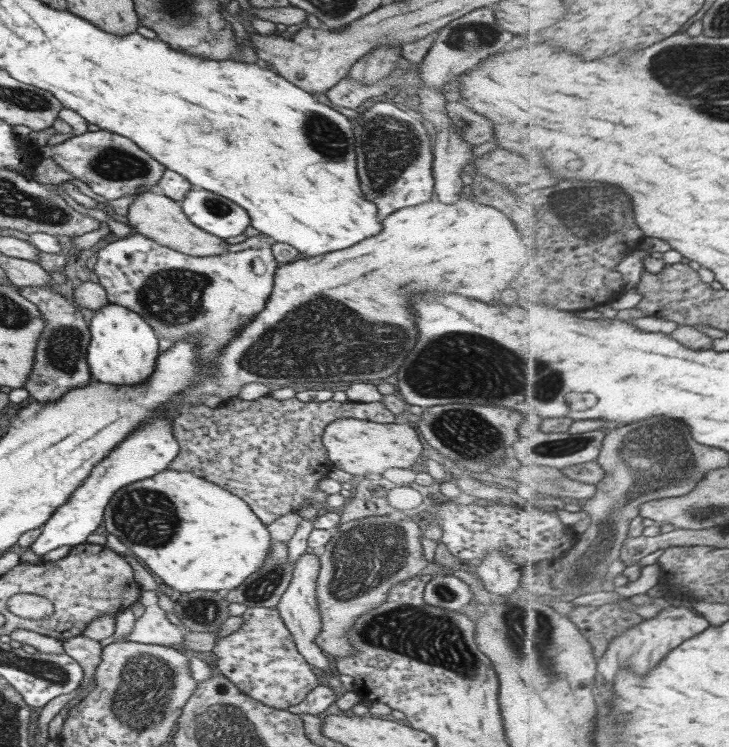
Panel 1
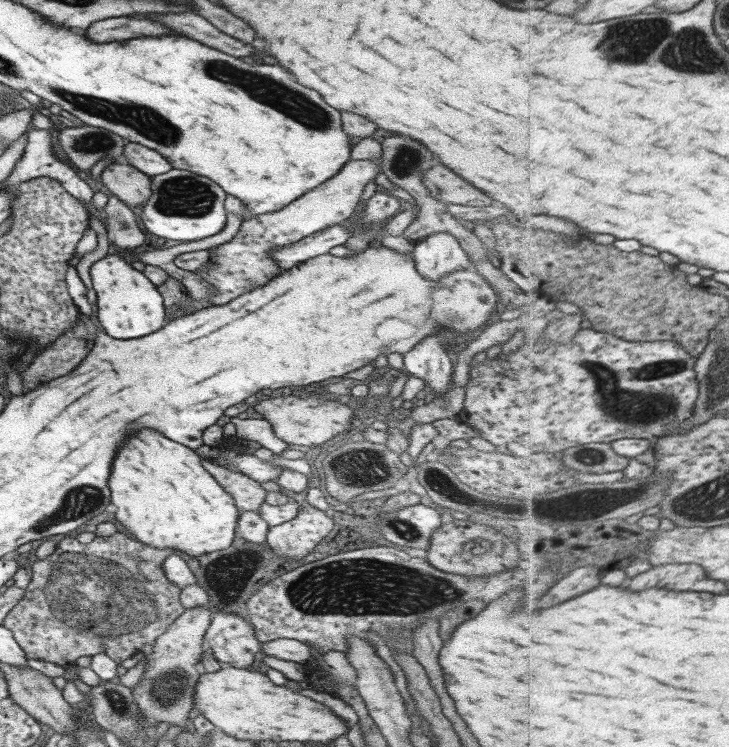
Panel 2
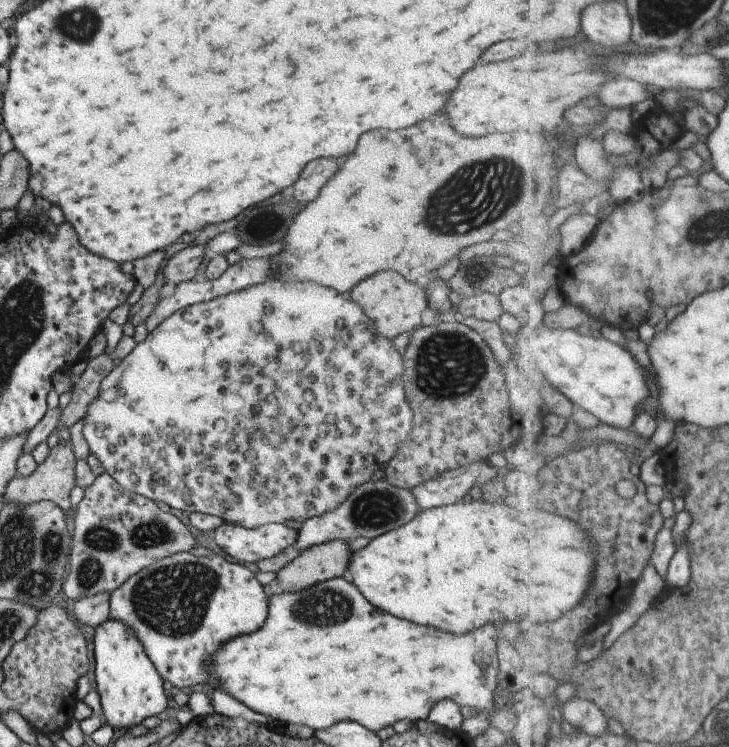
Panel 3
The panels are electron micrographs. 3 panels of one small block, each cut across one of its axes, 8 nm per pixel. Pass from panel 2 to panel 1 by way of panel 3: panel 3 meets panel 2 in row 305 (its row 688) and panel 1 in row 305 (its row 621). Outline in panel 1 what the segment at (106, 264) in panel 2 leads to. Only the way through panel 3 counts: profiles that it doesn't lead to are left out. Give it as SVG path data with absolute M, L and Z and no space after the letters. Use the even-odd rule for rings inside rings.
M119 304L101 306L93 310L88 326L89 344L85 360L93 380L113 384L113 386L143 385L153 374L157 354L157 337L153 329L136 312L131 312Z

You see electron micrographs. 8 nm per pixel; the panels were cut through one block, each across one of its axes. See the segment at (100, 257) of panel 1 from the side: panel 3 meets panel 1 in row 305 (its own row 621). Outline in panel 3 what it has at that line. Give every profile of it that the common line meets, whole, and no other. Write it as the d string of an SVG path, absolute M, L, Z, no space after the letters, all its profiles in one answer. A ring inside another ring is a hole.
M187 551L170 554L153 564L138 570L120 584L109 596L108 618L121 620L137 636L137 642L156 668L162 680L167 680L177 690L213 688L213 676L205 672L209 660L213 660L215 648L233 636L255 632L265 622L268 599L255 573L219 555L197 557Z

